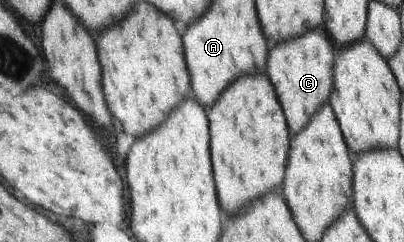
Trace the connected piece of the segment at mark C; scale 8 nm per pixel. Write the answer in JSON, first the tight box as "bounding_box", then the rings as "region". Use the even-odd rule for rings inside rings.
{"bounding_box":[267,28,337,133],"region":[[[324,28],[314,29],[304,36],[270,48],[267,75],[275,86],[290,129],[294,133],[305,129],[315,113],[319,113],[323,105],[330,103],[331,93],[334,92],[337,48]]]}

